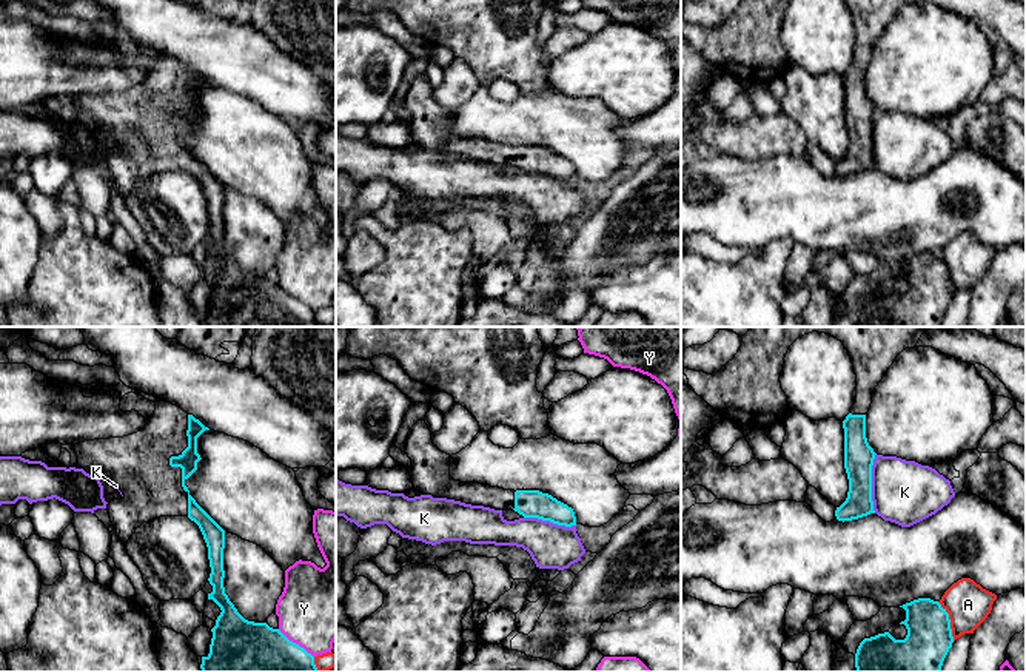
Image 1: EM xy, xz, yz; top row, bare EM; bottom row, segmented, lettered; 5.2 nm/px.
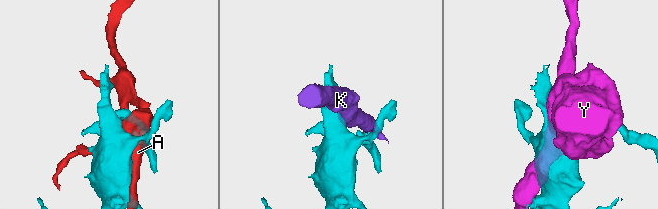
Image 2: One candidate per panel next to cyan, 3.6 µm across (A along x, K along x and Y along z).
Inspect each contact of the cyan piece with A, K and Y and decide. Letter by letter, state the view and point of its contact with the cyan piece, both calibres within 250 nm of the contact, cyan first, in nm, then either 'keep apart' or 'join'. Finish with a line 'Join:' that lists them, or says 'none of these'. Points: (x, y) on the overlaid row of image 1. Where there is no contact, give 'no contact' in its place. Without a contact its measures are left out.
A: meets cyan in yz at (949, 621); 260 nm thick on the cyan side, 220 nm on the other; keep apart
K: meets cyan in yz at (871, 483); 160 nm thick on the cyan side, 340 nm on the other; keep apart
Y: meets cyan in xy at (295, 643); 480 nm thick on the cyan side, 400 nm on the other; keep apart
Join: none of these

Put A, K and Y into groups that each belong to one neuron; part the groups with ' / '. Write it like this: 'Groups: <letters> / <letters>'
Groups: A / K / Y

